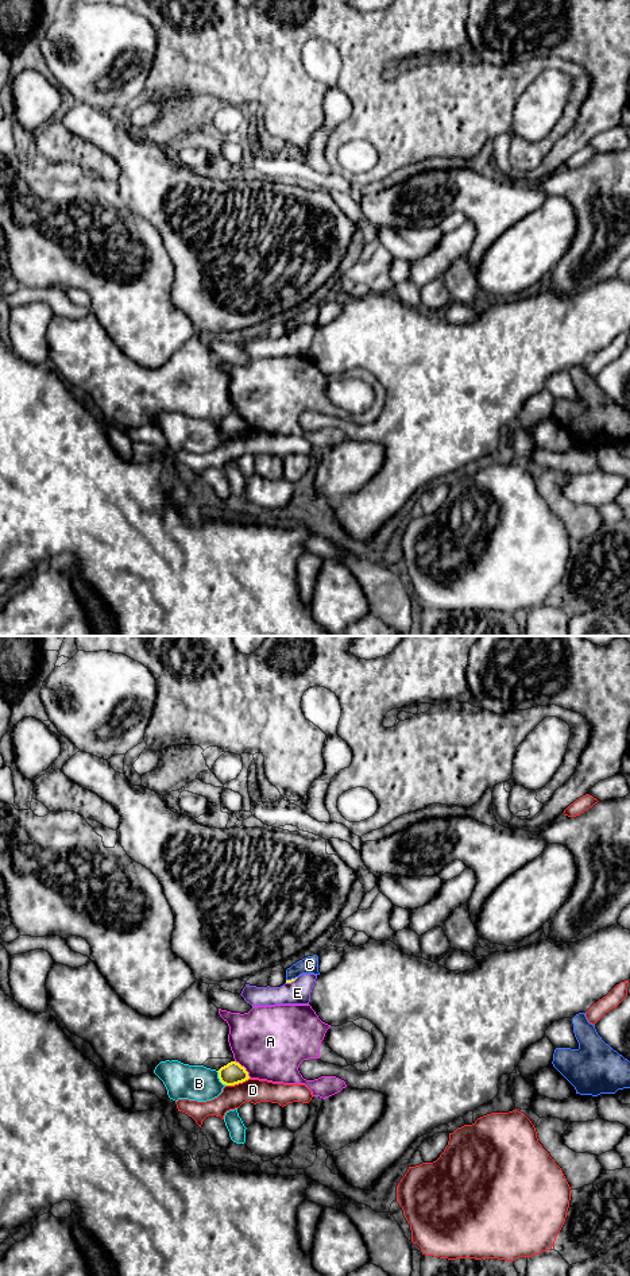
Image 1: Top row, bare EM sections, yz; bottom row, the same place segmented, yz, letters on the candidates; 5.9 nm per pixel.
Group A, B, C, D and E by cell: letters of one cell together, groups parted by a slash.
A / B / C / D / E

